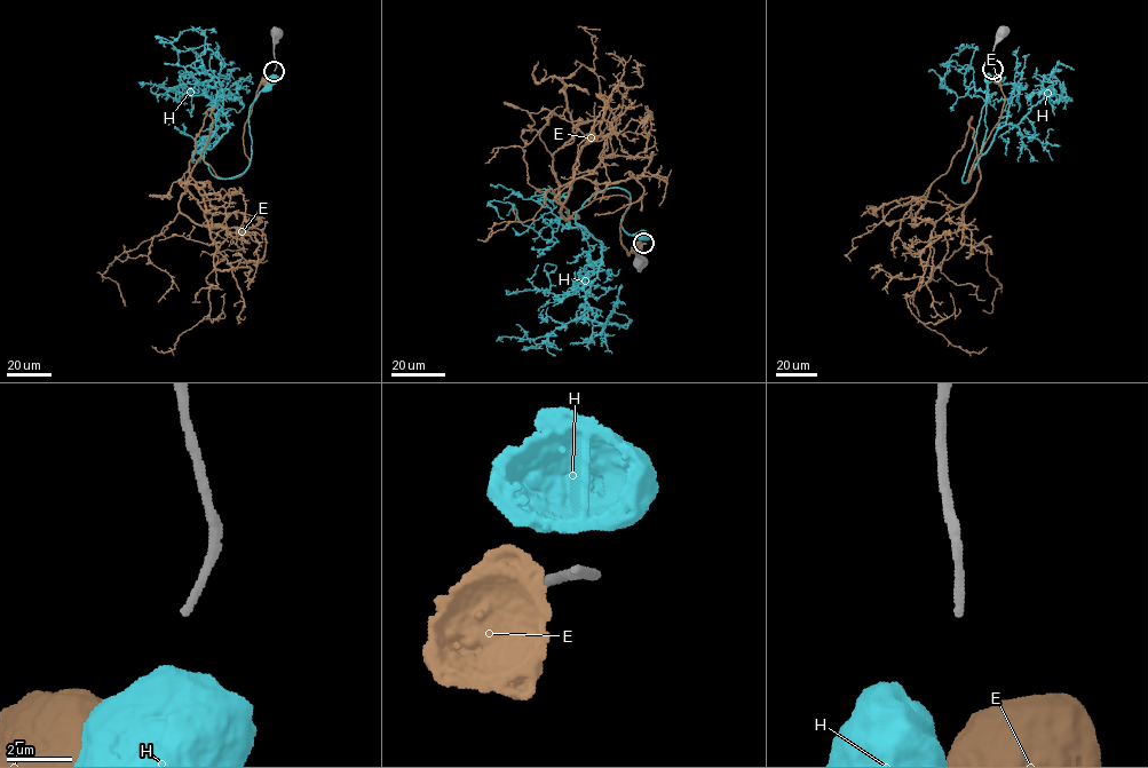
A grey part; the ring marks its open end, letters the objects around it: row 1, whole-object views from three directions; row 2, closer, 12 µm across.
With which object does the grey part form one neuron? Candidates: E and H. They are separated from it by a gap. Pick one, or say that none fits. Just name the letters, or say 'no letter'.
no letter

